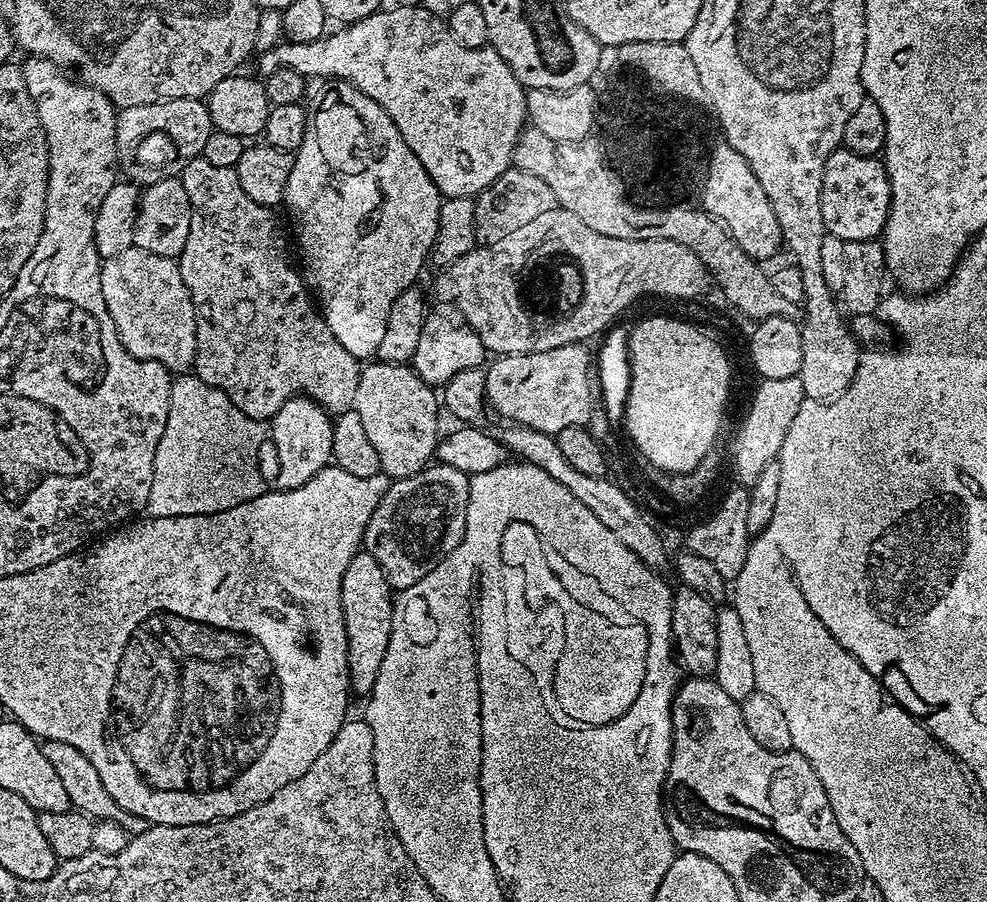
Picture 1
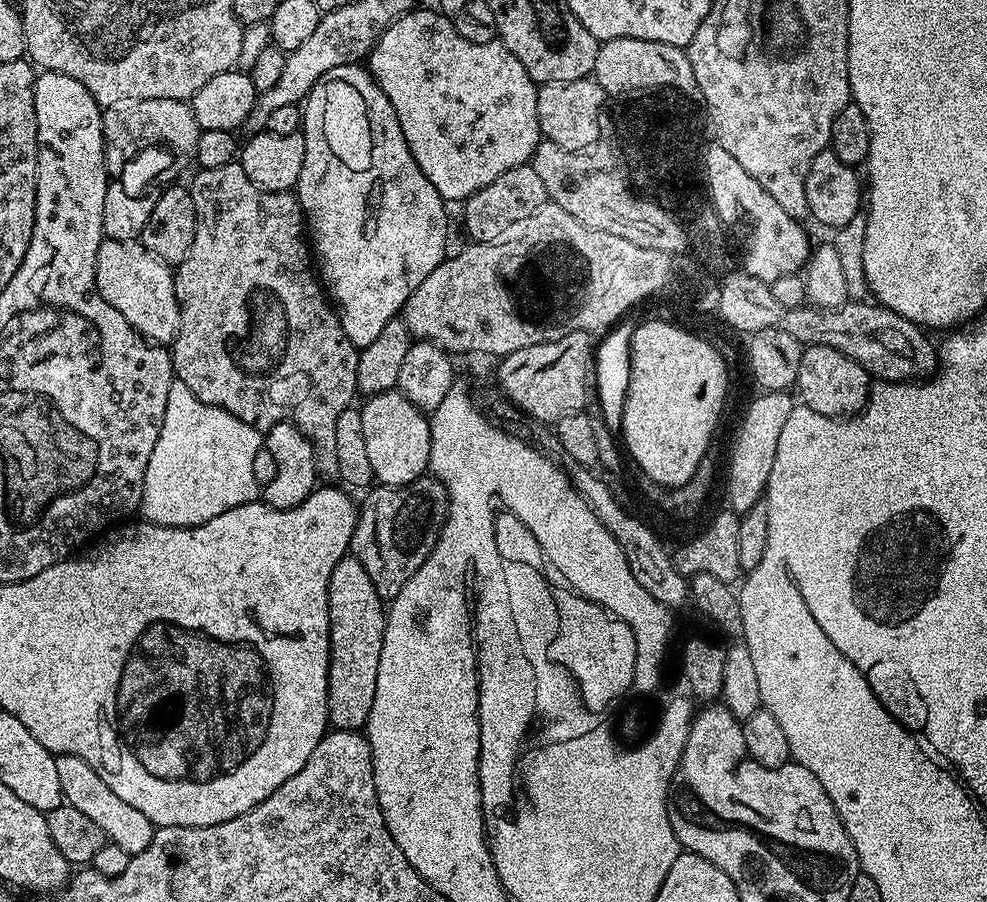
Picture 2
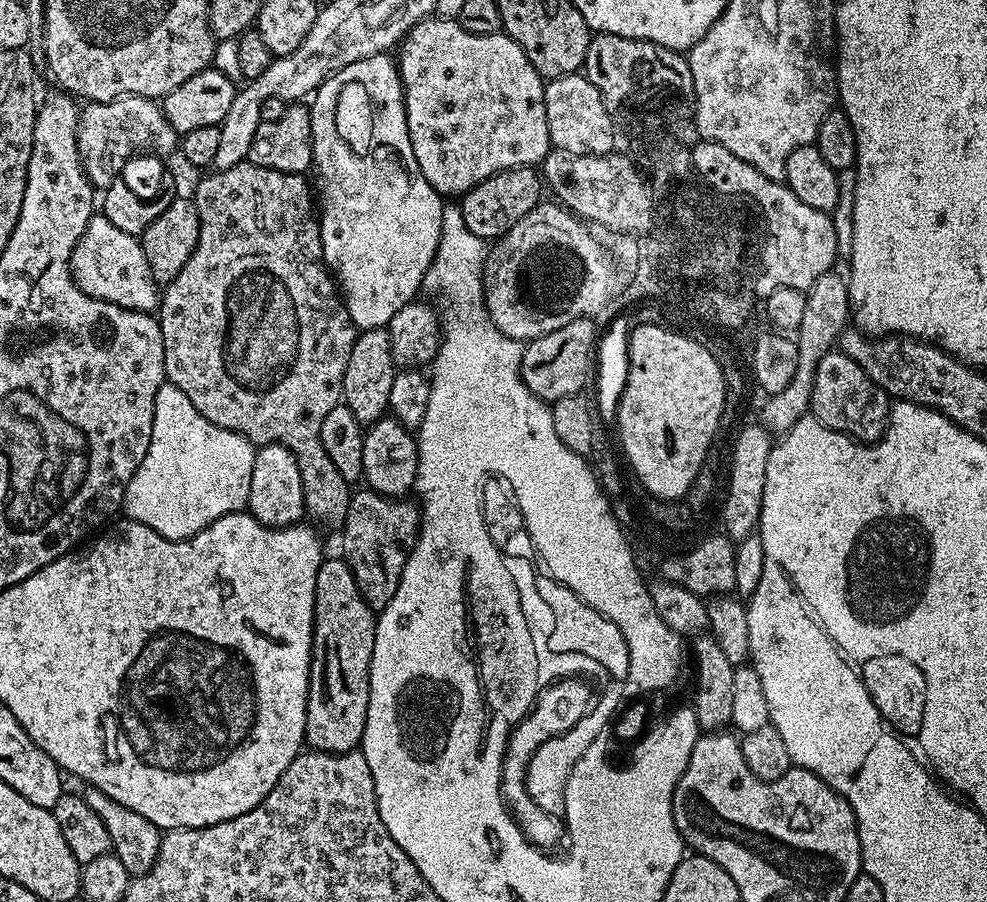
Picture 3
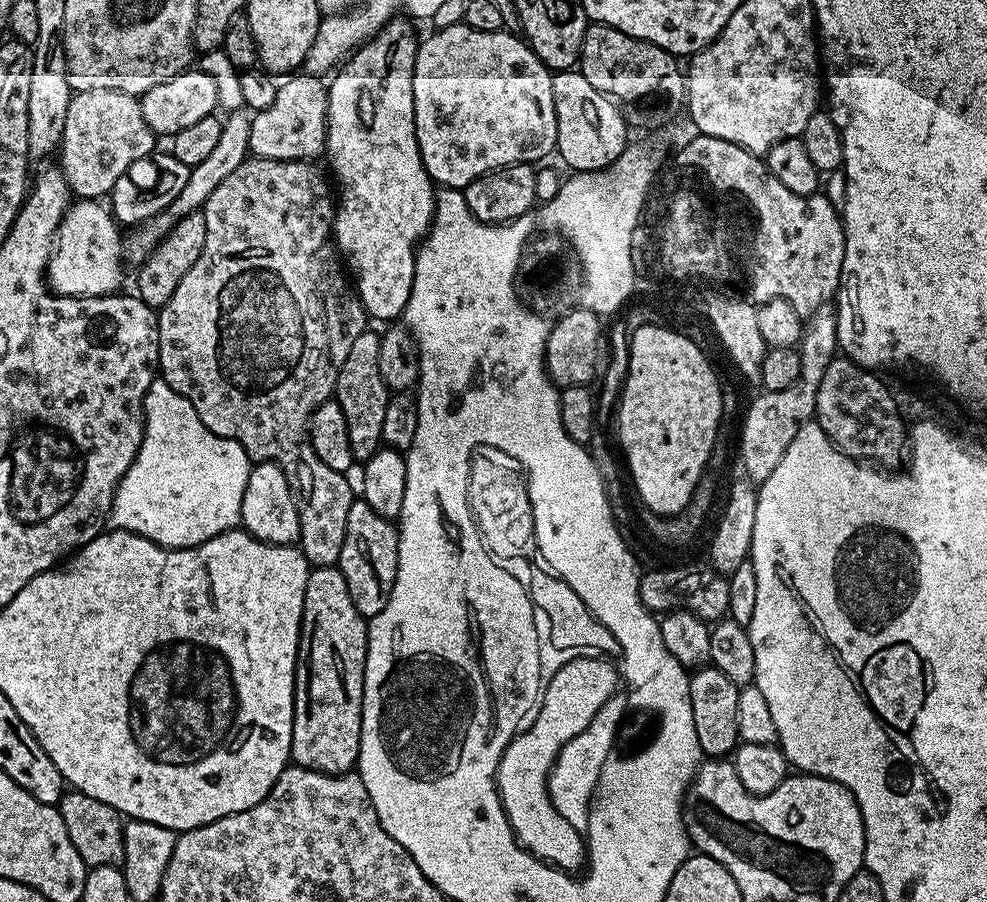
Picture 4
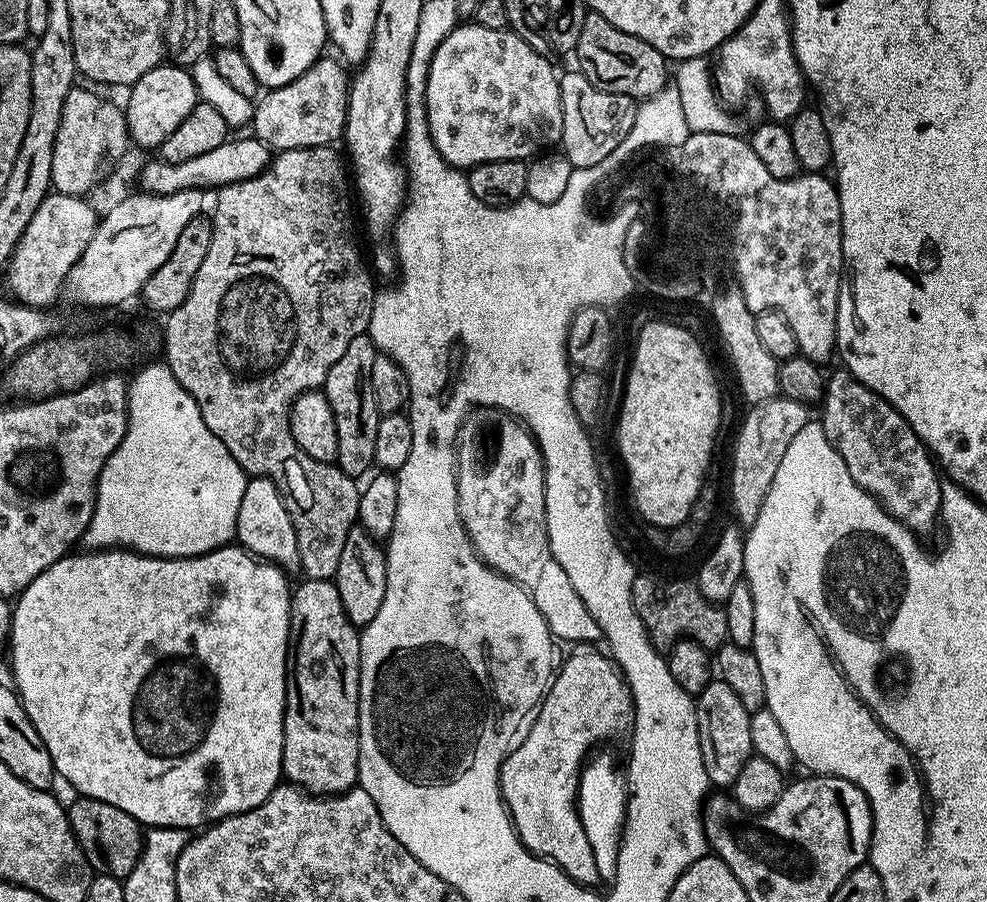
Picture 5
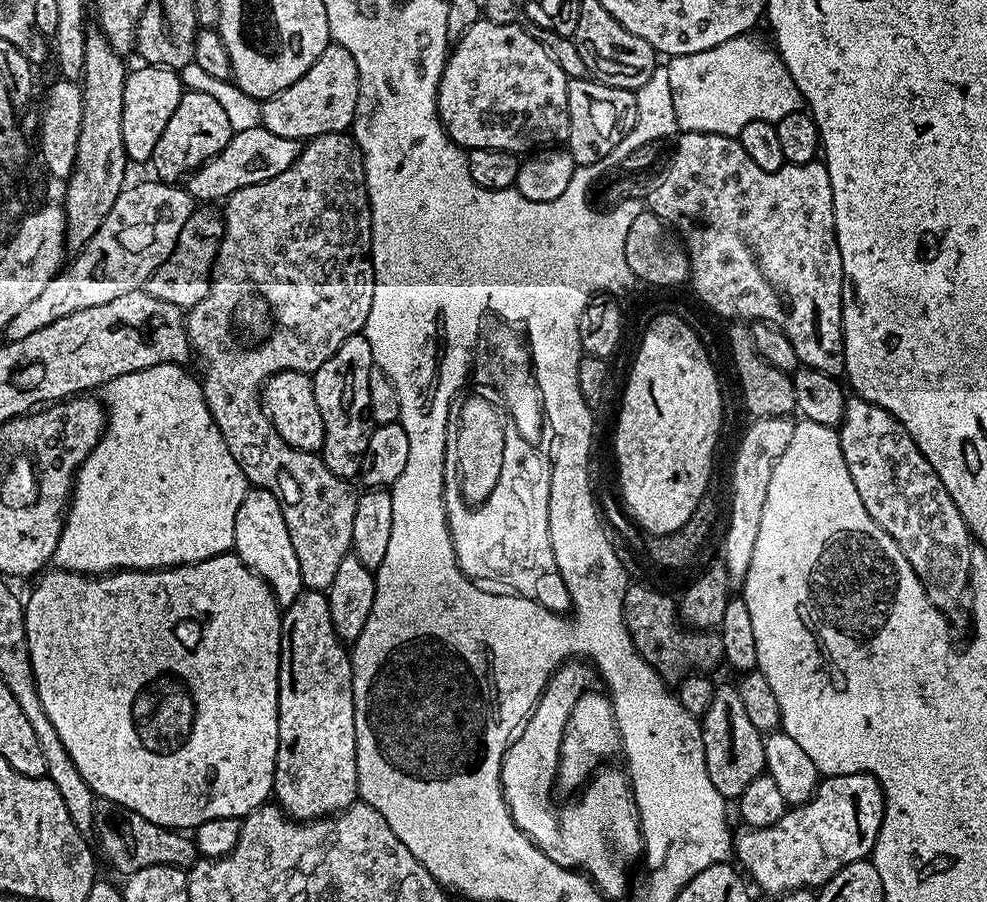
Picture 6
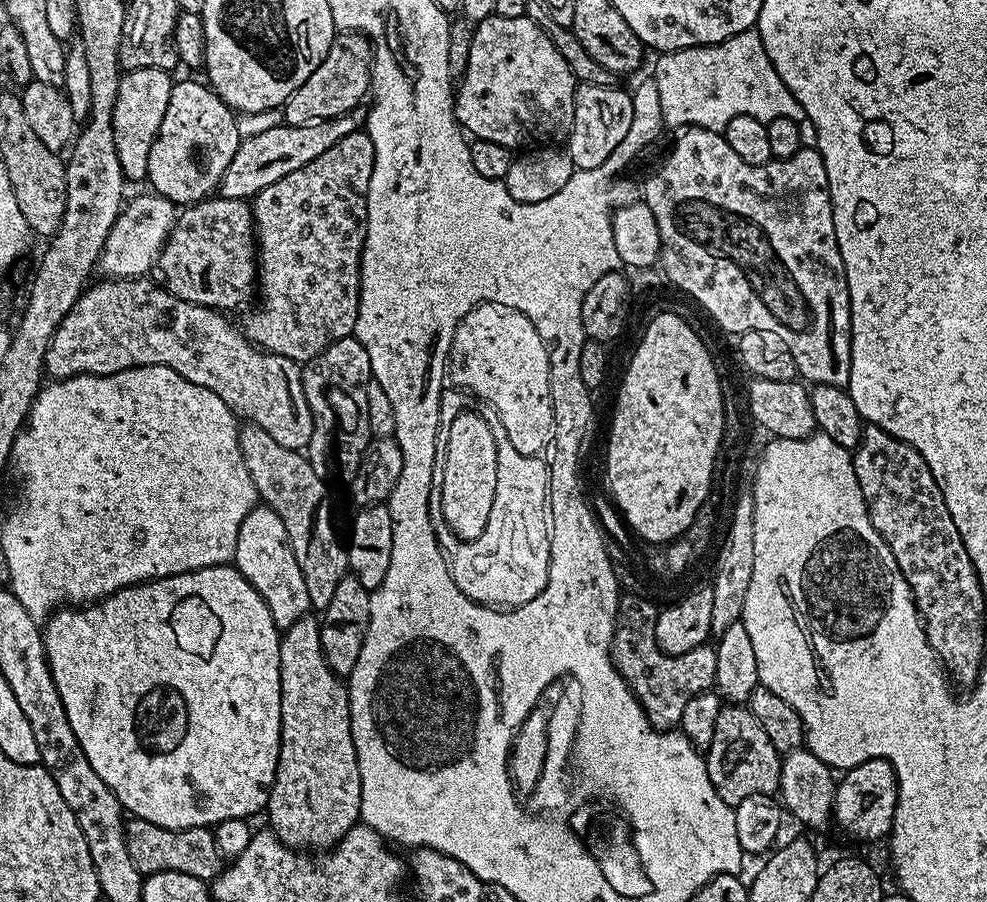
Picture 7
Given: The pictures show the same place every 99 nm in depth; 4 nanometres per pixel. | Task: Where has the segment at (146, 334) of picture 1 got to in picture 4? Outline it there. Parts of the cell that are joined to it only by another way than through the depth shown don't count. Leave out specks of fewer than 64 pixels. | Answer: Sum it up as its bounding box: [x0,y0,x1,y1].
[46,199,125,296]

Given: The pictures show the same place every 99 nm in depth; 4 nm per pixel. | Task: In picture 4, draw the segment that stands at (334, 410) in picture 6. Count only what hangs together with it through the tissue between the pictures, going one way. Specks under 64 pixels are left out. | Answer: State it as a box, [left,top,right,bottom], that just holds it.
[334,330,389,461]

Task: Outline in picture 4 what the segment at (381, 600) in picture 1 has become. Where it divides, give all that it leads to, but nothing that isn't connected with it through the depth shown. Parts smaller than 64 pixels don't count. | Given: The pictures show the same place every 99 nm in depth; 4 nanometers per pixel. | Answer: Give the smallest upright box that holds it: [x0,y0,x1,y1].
[291,567,369,776]

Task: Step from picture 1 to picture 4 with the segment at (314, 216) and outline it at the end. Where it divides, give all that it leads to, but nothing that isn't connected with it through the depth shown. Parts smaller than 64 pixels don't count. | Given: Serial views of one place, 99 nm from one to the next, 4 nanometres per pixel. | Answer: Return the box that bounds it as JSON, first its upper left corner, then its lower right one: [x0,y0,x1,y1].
[326,19,437,321]

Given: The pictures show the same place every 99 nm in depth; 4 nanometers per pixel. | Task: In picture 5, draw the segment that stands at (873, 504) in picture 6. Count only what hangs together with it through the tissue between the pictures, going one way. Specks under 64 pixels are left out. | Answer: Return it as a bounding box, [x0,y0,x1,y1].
[822,370,942,534]

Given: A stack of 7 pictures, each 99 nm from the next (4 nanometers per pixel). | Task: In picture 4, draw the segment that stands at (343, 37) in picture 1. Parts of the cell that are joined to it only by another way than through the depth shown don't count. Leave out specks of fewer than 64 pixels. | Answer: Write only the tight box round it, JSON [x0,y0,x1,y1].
[414,22,558,190]

